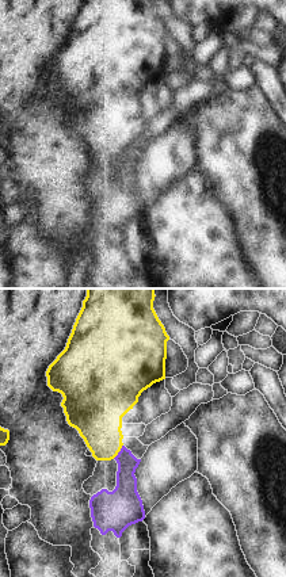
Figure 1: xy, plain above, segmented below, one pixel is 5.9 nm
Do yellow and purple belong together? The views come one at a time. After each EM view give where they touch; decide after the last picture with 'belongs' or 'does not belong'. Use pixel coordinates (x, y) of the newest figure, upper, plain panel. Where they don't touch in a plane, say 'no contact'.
meets yellow at (119, 146)

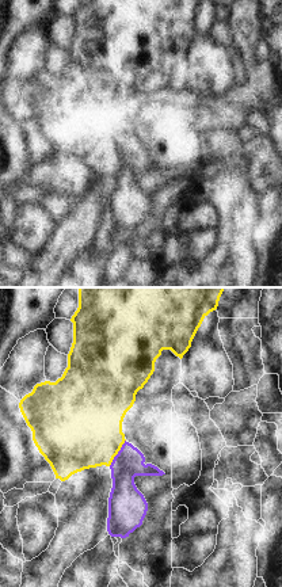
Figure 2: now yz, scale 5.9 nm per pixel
meets yellow at (117, 149)

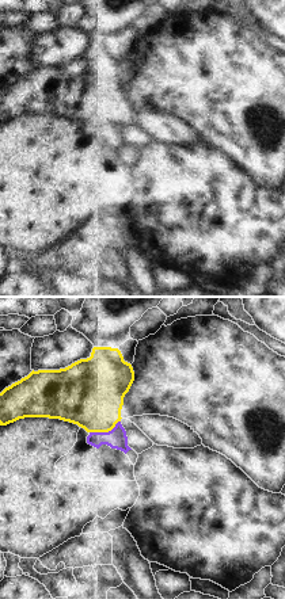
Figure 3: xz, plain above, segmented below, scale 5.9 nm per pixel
meets yellow at (105, 128)

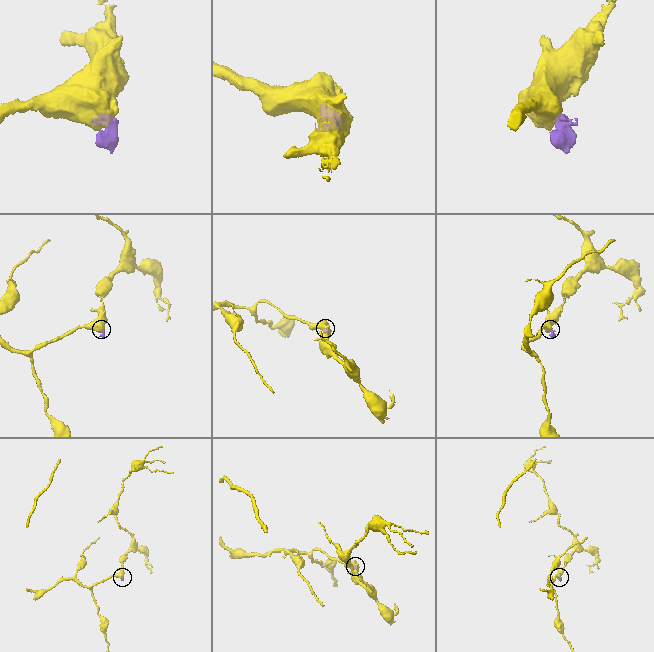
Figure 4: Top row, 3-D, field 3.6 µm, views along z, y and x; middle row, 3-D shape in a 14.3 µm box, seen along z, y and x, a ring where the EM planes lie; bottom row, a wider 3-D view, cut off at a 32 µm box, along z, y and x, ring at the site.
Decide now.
does not belong

